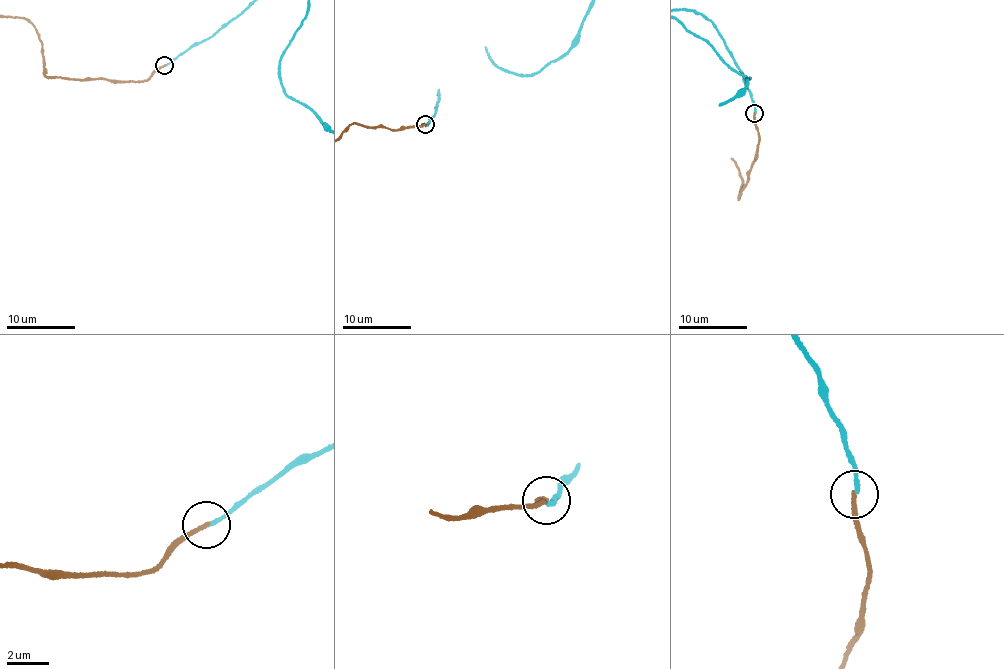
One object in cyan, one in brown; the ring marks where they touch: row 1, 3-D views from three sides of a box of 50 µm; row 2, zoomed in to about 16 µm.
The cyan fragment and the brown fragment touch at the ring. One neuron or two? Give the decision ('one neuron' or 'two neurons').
one neuron

